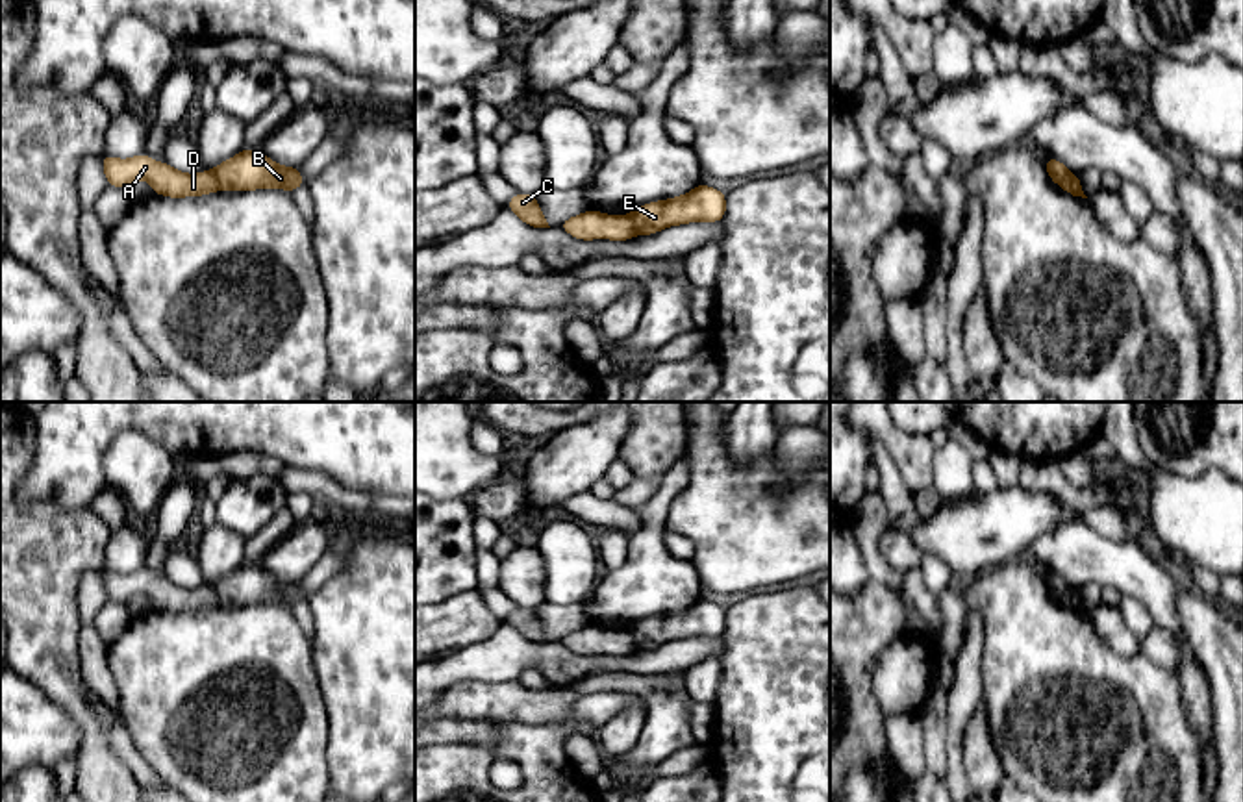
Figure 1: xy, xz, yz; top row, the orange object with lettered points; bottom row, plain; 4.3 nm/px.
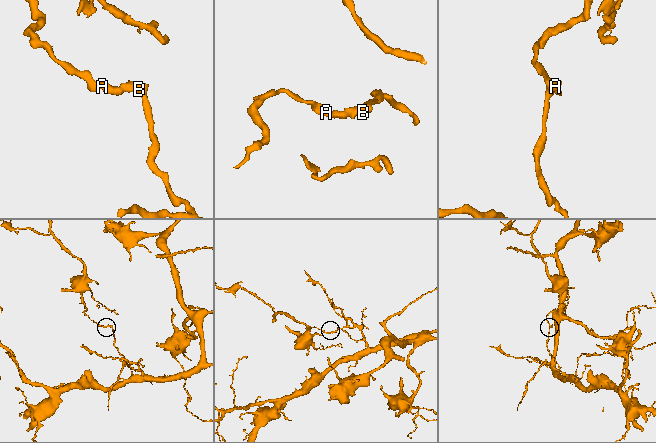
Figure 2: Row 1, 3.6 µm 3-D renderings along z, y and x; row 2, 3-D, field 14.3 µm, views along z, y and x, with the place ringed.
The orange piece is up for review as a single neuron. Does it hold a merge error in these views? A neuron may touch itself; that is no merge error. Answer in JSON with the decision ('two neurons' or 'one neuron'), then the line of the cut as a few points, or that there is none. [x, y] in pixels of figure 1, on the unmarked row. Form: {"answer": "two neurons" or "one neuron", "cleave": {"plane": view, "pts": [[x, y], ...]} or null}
{"answer": "two neurons", "cleave": {"plane": "xz", "pts": [[627, 630], [638, 649]]}}

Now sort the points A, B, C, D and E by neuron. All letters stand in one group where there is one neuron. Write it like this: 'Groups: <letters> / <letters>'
Groups: A C D / B E

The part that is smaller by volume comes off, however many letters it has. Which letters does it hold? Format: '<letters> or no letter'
A, C, D

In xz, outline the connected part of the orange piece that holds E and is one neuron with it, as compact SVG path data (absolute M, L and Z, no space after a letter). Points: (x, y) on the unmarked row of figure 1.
M698 598L693 606L669 615L656 615L635 622L632 633L637 650L652 650L669 641L687 637L721 637L726 628L726 609Z

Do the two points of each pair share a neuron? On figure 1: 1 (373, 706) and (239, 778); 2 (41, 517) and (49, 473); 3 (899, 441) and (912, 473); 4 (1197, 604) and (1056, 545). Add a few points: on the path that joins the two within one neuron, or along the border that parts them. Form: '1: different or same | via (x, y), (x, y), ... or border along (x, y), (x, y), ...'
1: different | border along (319, 688), (328, 719), (326, 767), (330, 775)
2: different | border along (19, 497), (63, 508), (87, 508)
3: same | via (904, 449), (912, 456), (912, 465)
4: different | border along (1179, 589), (1175, 615), (1186, 638)

